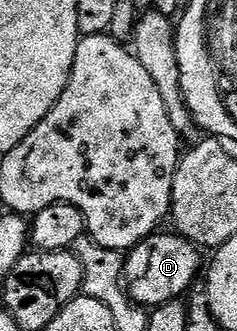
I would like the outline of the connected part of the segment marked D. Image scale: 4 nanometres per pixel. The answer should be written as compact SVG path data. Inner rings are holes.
M157 232L149 238L142 239L133 250L127 251L124 259L122 281L128 297L138 306L155 308L183 299L201 273L201 247L178 233L164 233Z

